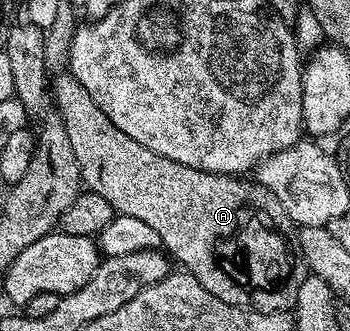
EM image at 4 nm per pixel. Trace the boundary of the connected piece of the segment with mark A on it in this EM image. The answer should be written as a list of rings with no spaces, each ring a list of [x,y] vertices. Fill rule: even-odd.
[[[76,75],[61,76],[57,81],[55,79],[51,84],[51,96],[57,102],[56,111],[65,122],[65,129],[71,138],[71,148],[75,150],[75,158],[79,158],[79,166],[81,167],[81,178],[84,187],[88,191],[102,195],[111,202],[117,214],[130,216],[131,218],[139,218],[139,222],[143,222],[146,226],[151,226],[151,230],[155,230],[155,234],[159,234],[161,239],[161,248],[169,253],[175,260],[176,258],[193,271],[193,276],[206,289],[208,295],[219,298],[223,302],[232,304],[235,308],[244,308],[255,312],[279,312],[282,314],[296,309],[297,295],[299,294],[299,286],[305,281],[307,275],[307,267],[303,256],[301,255],[298,245],[291,242],[285,237],[285,232],[281,229],[280,220],[283,220],[282,213],[269,209],[270,197],[264,193],[255,194],[253,188],[249,184],[244,184],[244,179],[237,176],[220,176],[217,172],[204,172],[203,170],[195,170],[191,166],[183,166],[179,162],[175,162],[171,158],[163,158],[159,154],[155,154],[155,150],[147,150],[147,146],[143,146],[139,142],[135,142],[135,138],[127,138],[127,134],[123,134],[123,130],[119,130],[119,126],[115,126],[115,122],[111,122],[111,118],[107,118],[107,114],[103,114],[103,110],[91,98],[91,94],[77,81]]]

